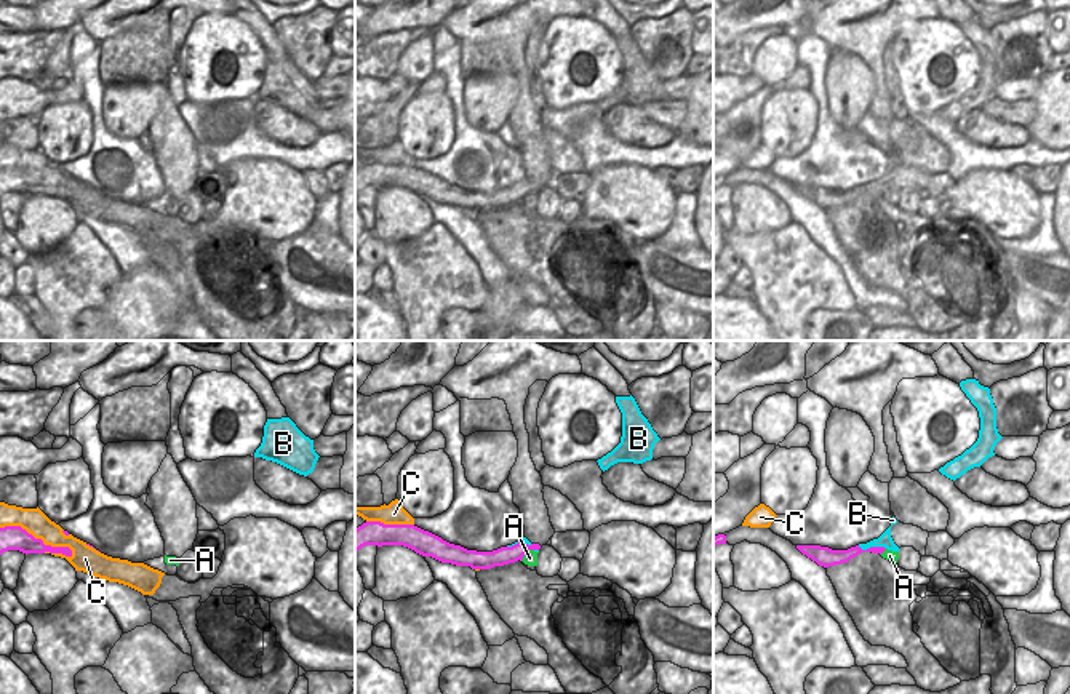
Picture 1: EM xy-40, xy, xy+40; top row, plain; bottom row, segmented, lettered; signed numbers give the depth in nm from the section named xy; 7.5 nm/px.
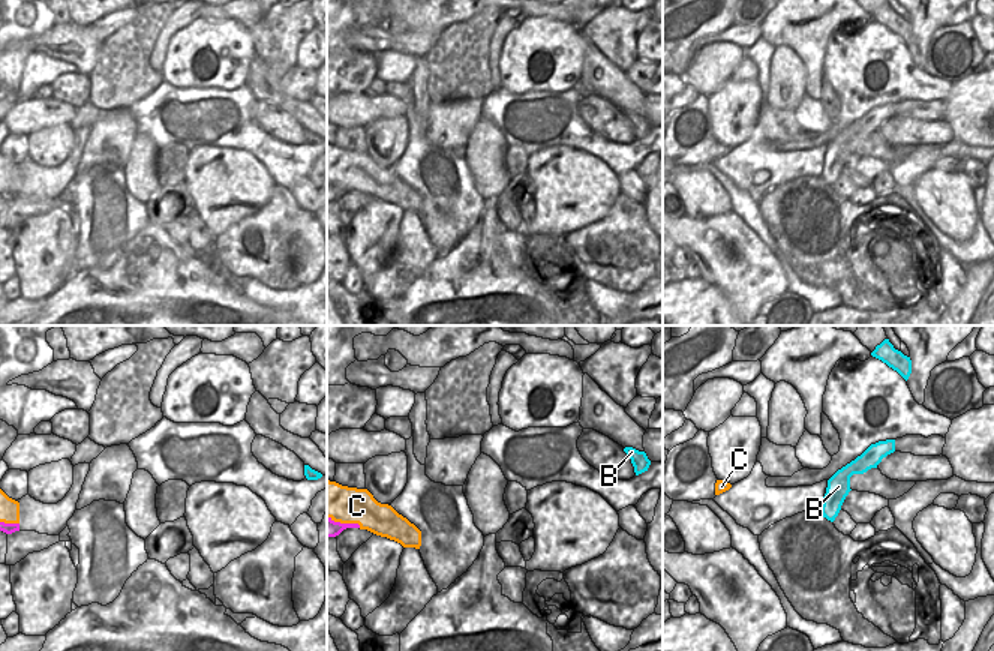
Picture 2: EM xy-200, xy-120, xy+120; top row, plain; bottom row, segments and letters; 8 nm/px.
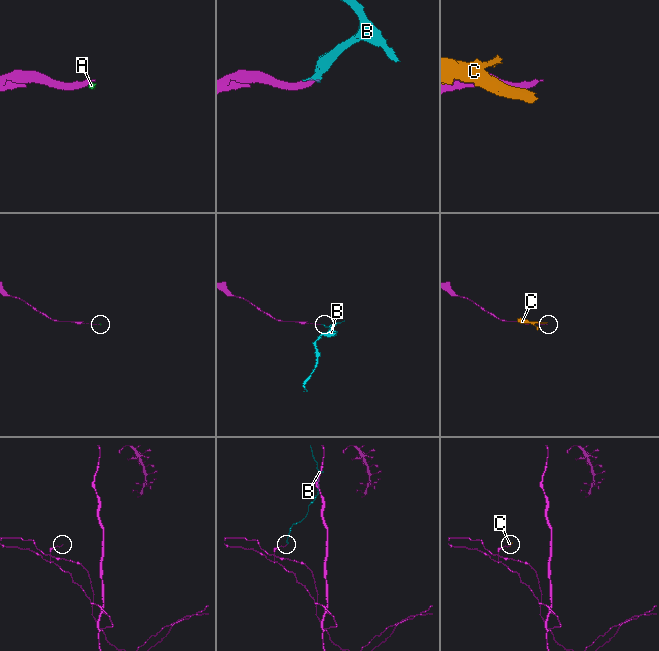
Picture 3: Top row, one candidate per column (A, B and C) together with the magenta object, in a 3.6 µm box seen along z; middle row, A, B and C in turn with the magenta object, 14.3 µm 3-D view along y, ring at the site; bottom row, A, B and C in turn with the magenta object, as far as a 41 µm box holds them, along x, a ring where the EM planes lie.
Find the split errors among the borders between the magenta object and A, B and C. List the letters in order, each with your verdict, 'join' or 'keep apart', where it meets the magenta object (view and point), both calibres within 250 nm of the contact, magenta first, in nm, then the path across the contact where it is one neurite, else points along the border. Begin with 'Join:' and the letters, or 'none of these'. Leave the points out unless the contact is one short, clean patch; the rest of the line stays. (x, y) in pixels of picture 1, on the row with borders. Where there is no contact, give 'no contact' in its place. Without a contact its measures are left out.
Join: none of these
A: keep apart; meets magenta in xy at (525, 552); 140 nm thick on the magenta side, 110 nm on the other
B: keep apart; meets magenta in xy+40 at (872, 547); 100 nm thick on the magenta side, 100 nm on the other; border along xy+40 (858, 546), (862, 549), (885, 549)
C: keep apart; meets magenta in xy-40 at (39, 539); 190 nm thick on the magenta side, 190 nm on the other

